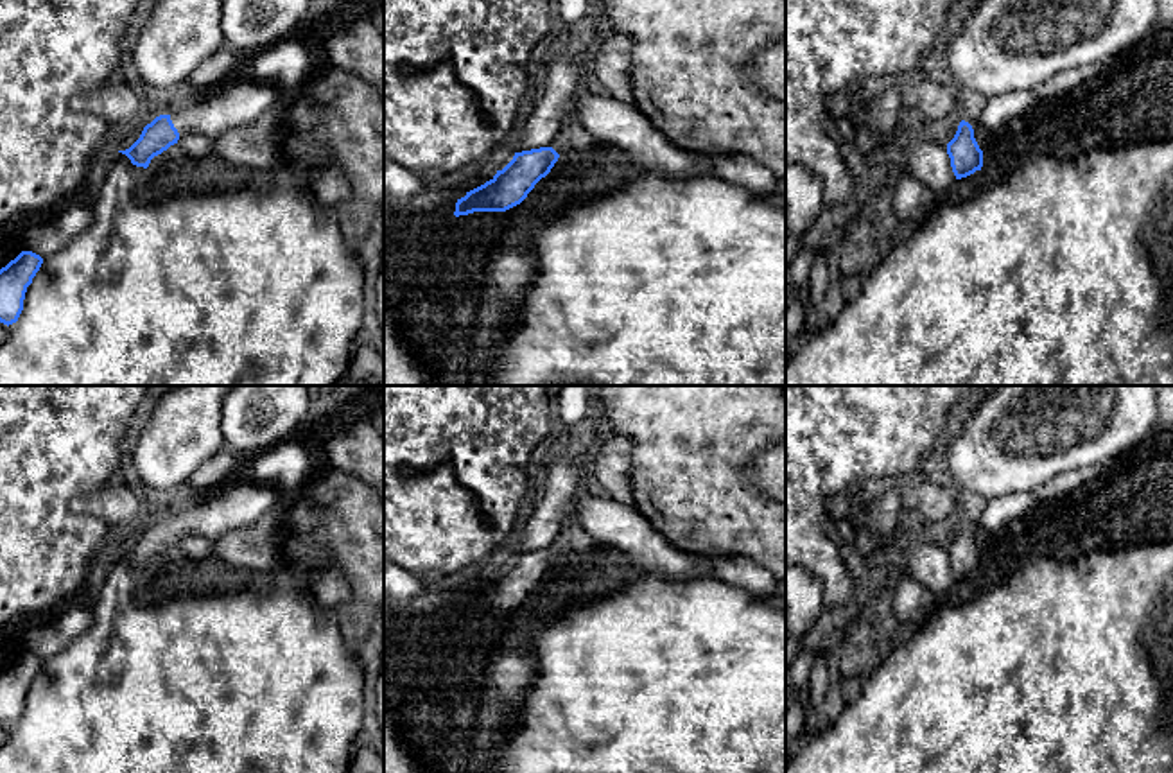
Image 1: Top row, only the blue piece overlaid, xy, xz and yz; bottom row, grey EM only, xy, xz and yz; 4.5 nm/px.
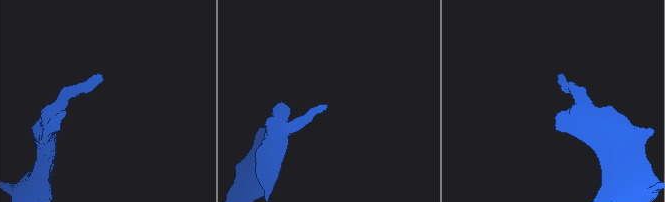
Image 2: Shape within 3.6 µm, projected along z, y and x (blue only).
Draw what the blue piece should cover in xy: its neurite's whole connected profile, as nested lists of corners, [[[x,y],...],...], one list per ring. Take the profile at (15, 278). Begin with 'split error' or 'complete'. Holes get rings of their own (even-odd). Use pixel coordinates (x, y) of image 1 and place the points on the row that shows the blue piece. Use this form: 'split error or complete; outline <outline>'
complete; outline [[[22,251],[0,269],[0,323],[13,325],[23,310],[27,287],[39,271],[43,258],[32,251]]]

